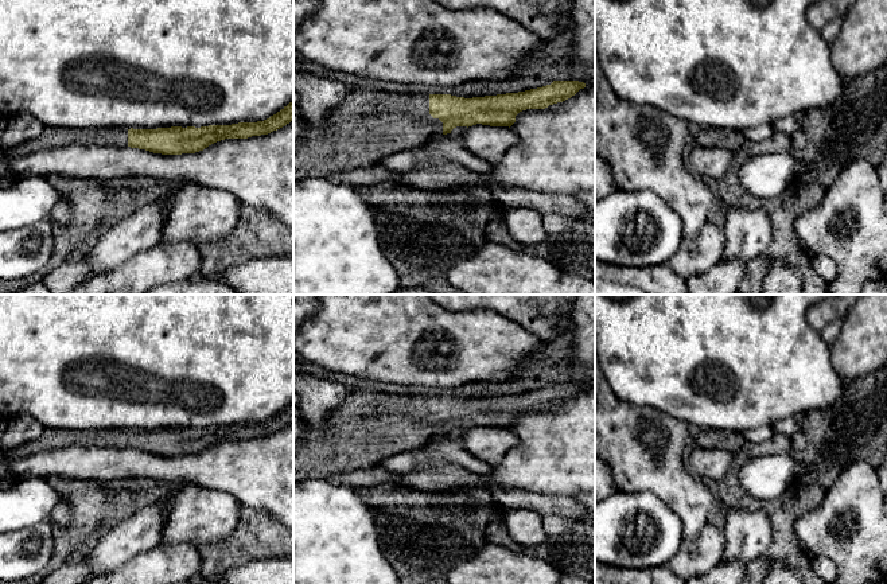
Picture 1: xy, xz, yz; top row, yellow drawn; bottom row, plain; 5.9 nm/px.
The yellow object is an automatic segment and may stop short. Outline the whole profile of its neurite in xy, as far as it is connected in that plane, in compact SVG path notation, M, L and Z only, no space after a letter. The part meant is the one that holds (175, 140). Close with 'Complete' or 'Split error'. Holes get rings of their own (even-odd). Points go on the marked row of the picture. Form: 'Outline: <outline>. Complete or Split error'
Outline: M293 104L264 121L232 125L171 126L157 129L127 128L55 128L46 126L42 135L24 145L4 148L9 155L24 155L38 149L51 149L70 144L101 147L131 147L162 155L182 155L203 151L225 139L248 139L268 135L293 121Z. Split error

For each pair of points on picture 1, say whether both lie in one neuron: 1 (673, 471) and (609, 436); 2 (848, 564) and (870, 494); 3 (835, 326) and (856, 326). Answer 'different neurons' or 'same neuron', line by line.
1: same neuron
2: same neuron
3: different neurons

